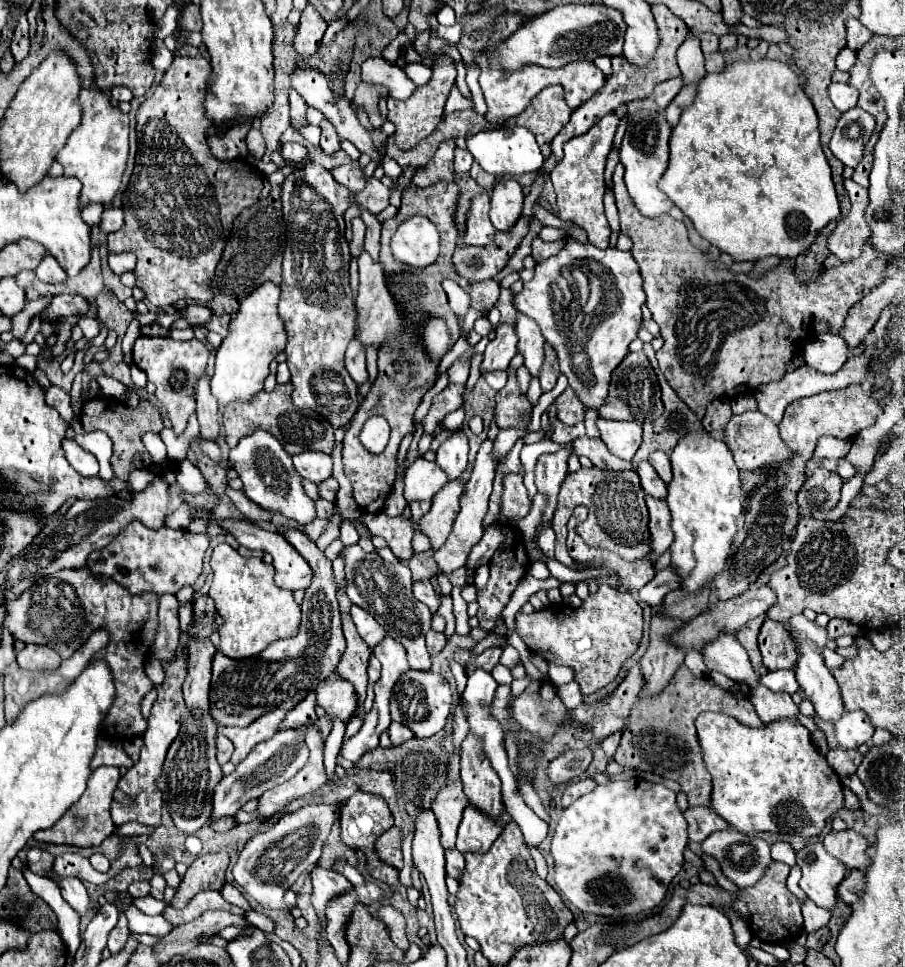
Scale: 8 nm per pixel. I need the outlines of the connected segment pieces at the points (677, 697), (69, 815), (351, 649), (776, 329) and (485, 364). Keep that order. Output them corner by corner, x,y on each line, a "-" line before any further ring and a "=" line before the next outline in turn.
680,665
666,689
636,703
630,713
630,725
624,729
620,747
614,753
614,761
626,769
640,769
662,779
678,781
688,797
690,807
710,807
710,773
704,767
702,749
694,727
696,717
704,711
722,711
742,719
748,727
764,727
748,697
738,697
730,691
724,691
708,677
694,677
684,665
=
98,767
92,771
88,779
86,793
66,811
66,815
52,827
44,831
36,831
34,839
38,843
54,843
54,845
72,845
72,847
98,847
110,833
114,833
114,823
110,817
112,793
116,791
116,783
120,779
120,771
116,767
=
348,613
342,615
342,625
344,625
344,637
346,637
346,651
342,655
342,661
338,665
338,675
346,681
350,681
356,687
358,693
358,703
364,703
366,697
366,687
368,687
368,659
370,659
370,649
364,645
364,639
358,635
352,619
=
618,163
614,171
614,197
620,211
620,229
632,241
632,255
640,265
644,277
644,291
648,295
648,309
652,319
658,323
664,345
656,351
660,371
664,373
668,385
676,395
696,413
702,421
706,407
716,397
736,397
740,393
754,393
760,385
778,381
786,373
786,363
796,357
796,345
800,341
800,351
804,349
808,337
812,335
812,325
816,321
828,323
828,333
840,333
848,309
862,299
862,267
886,267
886,257
872,249
868,243
860,259
842,263
838,267
826,269
814,283
800,285
794,277
794,265
782,263
762,279
750,279
746,275
732,275
718,261
708,261
706,253
698,251
686,233
682,221
672,219
668,213
660,217
644,217
636,211
624,185
624,167
=
498,325
496,339
488,343
484,351
484,361
480,363
480,375
490,371
506,371
510,359
516,353
518,337
514,333
514,325

